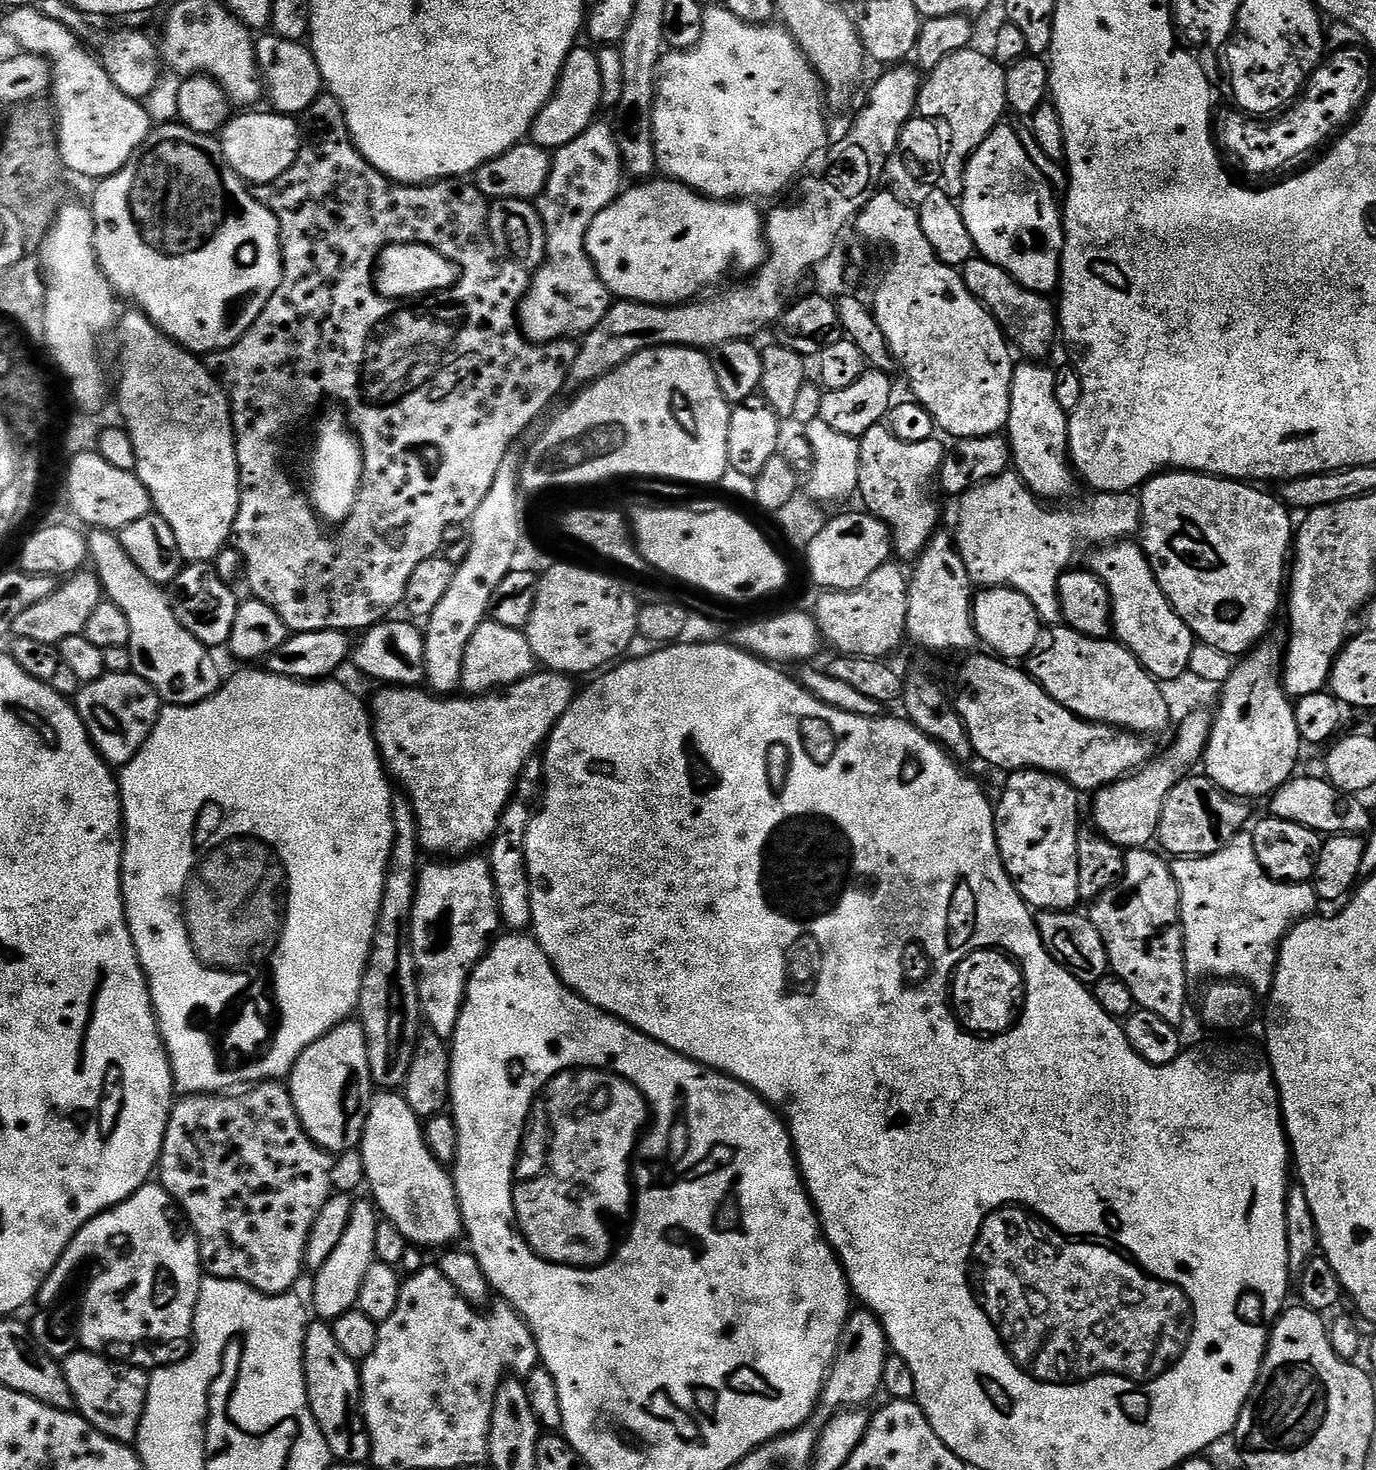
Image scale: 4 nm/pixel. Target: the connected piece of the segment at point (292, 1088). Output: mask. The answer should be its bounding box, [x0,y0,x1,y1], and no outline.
[286,1018,374,1154]

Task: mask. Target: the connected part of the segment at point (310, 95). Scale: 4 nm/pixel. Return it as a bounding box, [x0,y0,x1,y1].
[255,34,324,117]

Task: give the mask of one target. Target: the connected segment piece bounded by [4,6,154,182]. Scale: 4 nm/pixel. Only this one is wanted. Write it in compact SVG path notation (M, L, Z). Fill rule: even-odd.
M36 6L14 8L7 15L4 32L20 43L19 51L43 56L52 65L50 96L58 113L58 143L63 167L80 176L89 176L92 182L122 170L144 147L153 131L154 123L145 105L124 94L111 81L100 60L80 45L81 37L62 22L48 18Z

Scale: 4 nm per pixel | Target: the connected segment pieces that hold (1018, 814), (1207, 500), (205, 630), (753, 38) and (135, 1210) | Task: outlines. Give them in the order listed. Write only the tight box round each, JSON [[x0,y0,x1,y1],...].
[[994,770,1079,911],[1139,470,1294,658],[170,563,238,650],[652,6,828,201],[39,1182,202,1370]]

